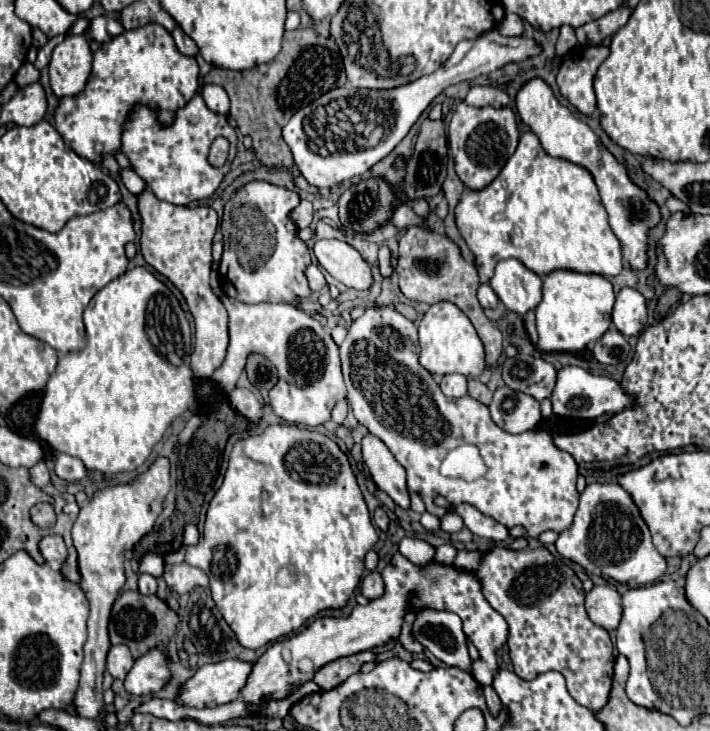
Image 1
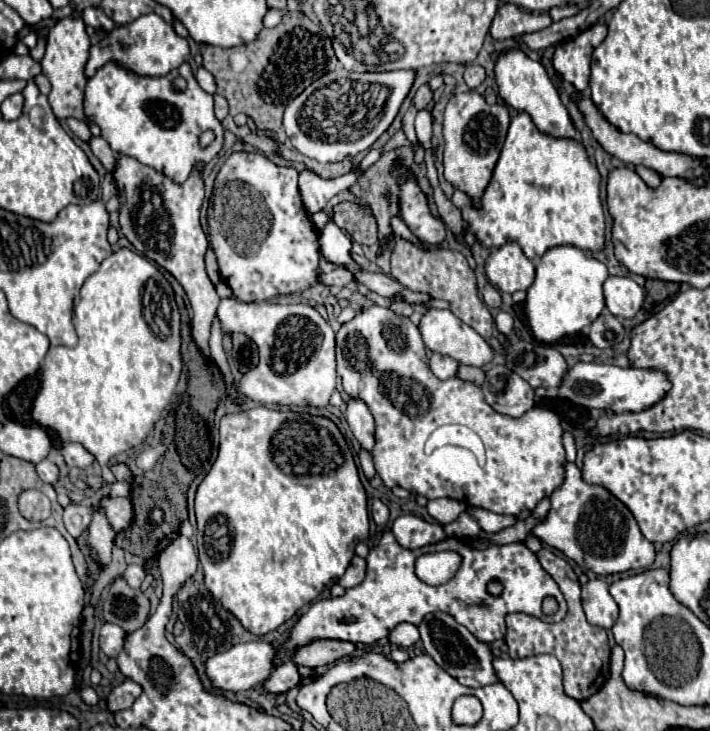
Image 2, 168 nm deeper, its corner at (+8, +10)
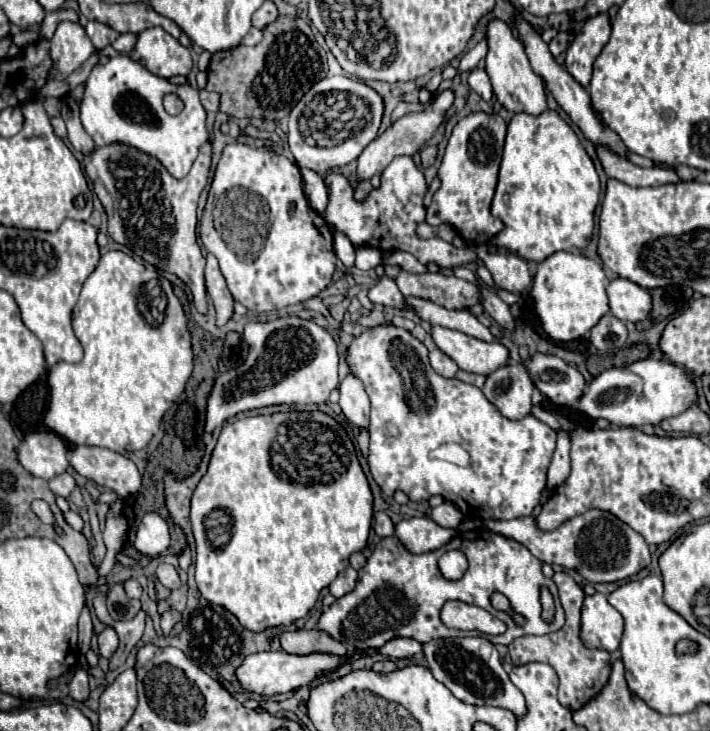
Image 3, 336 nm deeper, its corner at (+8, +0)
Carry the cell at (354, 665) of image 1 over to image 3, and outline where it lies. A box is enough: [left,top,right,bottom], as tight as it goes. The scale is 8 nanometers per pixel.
[280,629,346,657]

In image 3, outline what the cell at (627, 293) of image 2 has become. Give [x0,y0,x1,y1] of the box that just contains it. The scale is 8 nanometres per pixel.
[608,277,652,323]

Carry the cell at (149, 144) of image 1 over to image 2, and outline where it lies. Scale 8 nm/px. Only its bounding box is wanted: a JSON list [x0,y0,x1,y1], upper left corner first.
[84,61,224,183]

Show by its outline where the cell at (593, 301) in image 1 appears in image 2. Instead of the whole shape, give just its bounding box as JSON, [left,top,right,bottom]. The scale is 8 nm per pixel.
[526,245,606,343]

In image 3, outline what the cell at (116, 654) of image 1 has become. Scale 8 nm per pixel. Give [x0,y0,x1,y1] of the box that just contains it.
[98,627,118,659]

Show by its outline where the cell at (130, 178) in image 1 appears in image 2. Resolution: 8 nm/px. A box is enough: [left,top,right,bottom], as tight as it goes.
[88,137,116,171]

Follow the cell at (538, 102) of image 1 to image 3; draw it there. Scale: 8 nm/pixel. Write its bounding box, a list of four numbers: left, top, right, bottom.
[486,21,548,115]

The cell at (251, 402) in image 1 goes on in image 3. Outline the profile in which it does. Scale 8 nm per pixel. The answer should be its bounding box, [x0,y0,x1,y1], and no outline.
[206,255,232,325]

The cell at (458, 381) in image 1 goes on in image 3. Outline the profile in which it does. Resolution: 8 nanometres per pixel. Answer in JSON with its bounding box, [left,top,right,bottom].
[430,349,458,379]

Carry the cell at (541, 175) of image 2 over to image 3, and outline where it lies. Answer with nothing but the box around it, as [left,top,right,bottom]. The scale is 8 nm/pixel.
[492,111,600,261]

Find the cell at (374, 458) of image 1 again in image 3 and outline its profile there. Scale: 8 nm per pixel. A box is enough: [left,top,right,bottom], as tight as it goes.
[338,373,370,429]

